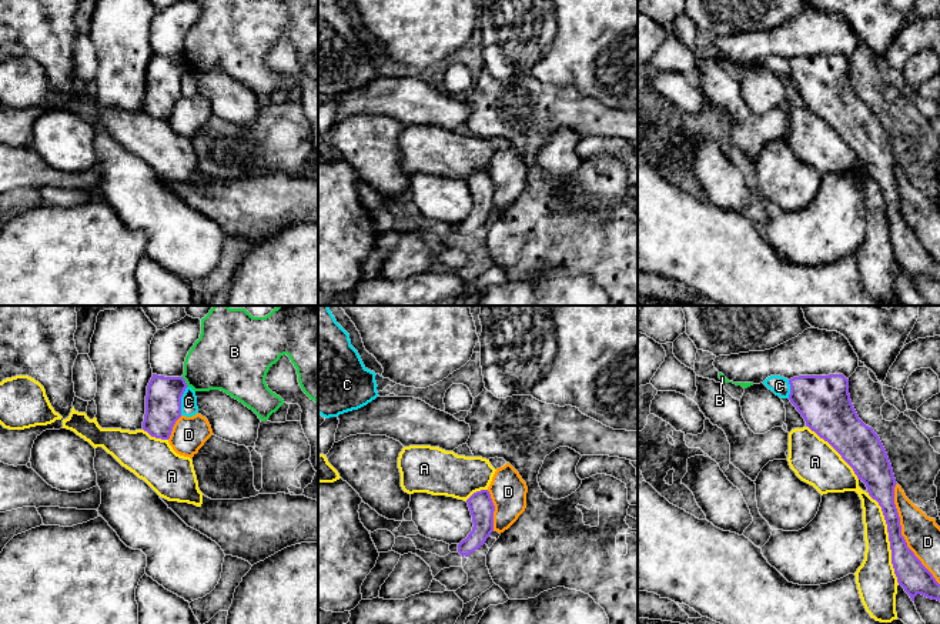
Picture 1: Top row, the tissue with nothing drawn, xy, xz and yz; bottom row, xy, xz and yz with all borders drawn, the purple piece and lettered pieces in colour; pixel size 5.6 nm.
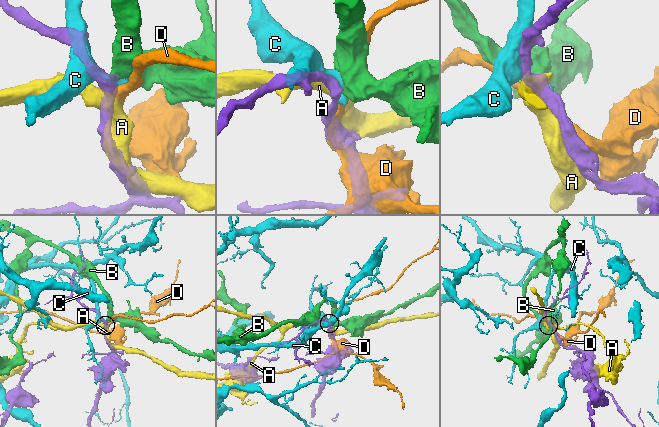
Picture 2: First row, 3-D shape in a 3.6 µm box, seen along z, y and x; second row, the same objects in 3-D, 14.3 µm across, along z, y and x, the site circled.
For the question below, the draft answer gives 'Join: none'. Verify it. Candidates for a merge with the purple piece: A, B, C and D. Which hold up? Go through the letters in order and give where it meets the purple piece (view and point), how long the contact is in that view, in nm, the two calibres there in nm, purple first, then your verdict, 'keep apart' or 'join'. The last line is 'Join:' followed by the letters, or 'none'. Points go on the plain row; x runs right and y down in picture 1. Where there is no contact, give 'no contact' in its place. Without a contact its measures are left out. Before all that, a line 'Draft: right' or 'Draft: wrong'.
Draft: right
A: meets purple in yz at (889, 219); contact 550 nm long; 170 nm thick on the purple side, 220 nm on the other; keep apart
B: meets purple in xy at (184, 62); contact 70 nm long; 200 nm thick on the purple side, 360 nm on the other; keep apart
C: meets purple in xy at (180, 80); contact 170 nm long; 200 nm thick on the purple side, 100 nm on the other; keep apart
D: meets purple in yz at (900, 214); contact 600 nm long; 170 nm thick on the purple side, 200 nm on the other; keep apart
Join: none

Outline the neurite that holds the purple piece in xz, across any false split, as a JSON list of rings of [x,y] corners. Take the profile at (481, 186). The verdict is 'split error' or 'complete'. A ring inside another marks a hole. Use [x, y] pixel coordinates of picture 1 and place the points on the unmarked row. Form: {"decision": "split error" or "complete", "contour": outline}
{"decision": "complete", "contour": [[[488,170],[474,173],[466,183],[472,196],[474,207],[468,217],[458,224],[458,233],[465,237],[484,226],[494,211],[495,191],[495,186]]]}

